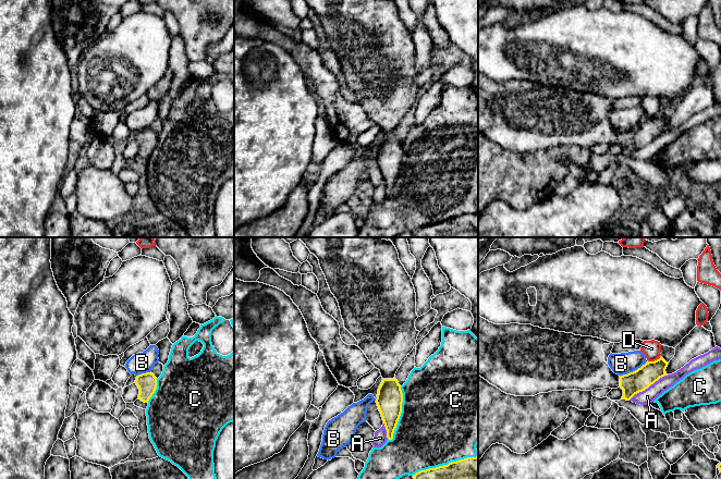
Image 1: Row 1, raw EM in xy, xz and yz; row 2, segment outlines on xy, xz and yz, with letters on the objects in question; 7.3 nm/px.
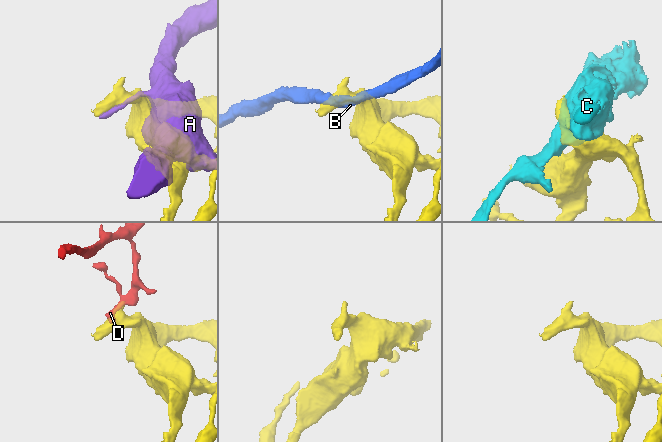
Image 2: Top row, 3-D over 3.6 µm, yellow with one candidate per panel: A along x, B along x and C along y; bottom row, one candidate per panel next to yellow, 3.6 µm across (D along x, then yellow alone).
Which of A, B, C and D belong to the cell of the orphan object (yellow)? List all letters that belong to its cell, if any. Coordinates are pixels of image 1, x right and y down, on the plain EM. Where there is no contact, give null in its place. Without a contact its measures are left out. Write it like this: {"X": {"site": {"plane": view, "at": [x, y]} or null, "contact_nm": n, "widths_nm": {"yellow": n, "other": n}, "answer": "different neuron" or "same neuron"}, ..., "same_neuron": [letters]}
{"A": {"site": {"plane": "yz", "at": [648, 143]}, "contact_nm": 340, "widths_nm": {"yellow": 160, "other": 110}, "answer": "different neuron"}, "B": {"site": {"plane": "yz", "at": [633, 127]}, "contact_nm": 220, "widths_nm": {"yellow": 160, "other": 160}, "answer": "different neuron"}, "C": {"site": {"plane": "xz", "at": [400, 170]}, "contact_nm": 400, "widths_nm": {"yellow": 190, "other": 500}, "answer": "different neuron"}, "D": {"site": {"plane": "yz", "at": [655, 117]}, "contact_nm": 110, "widths_nm": {"yellow": 160, "other": 130}, "answer": "different neuron"}, "same_neuron": []}

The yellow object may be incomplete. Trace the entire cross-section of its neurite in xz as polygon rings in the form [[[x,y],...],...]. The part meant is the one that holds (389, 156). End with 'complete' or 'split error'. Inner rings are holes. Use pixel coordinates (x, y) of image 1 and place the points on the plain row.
[[[305,0],[318,16],[331,49],[339,59],[344,84],[356,95],[368,116],[380,126],[382,138],[376,159],[387,194],[393,189],[402,169],[403,149],[395,135],[401,120],[416,101],[416,49],[412,35],[393,0]]] | split error

